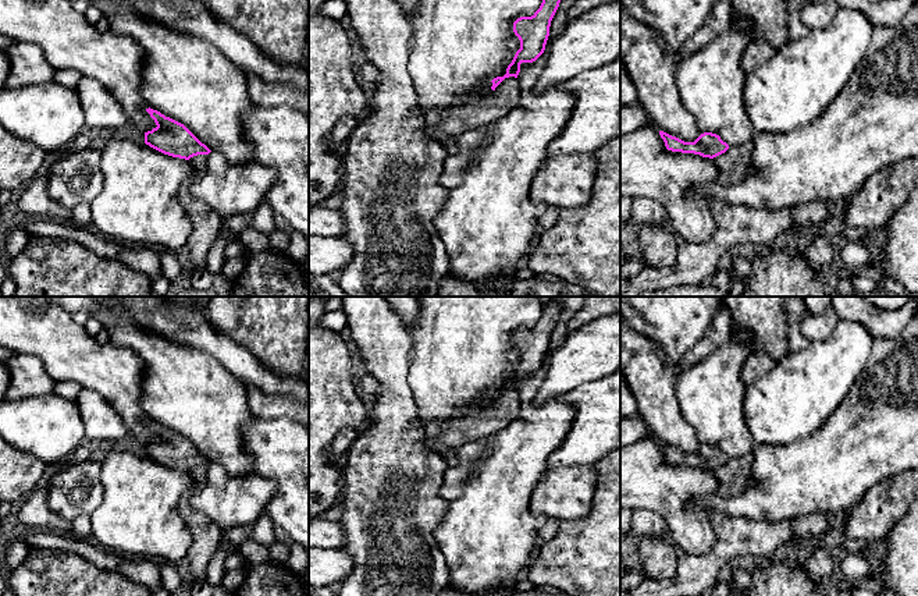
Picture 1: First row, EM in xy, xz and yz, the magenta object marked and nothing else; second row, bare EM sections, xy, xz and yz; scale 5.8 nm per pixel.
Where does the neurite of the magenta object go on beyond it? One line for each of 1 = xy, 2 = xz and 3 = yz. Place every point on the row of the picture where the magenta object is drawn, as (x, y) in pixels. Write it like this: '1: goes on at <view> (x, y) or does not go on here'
1: does not go on here
2: does not go on here
3: does not go on here

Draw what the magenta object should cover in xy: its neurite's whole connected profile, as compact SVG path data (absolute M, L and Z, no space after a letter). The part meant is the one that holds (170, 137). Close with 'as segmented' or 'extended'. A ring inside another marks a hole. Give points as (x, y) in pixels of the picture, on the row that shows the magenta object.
M146 109L156 123L156 128L145 132L145 143L150 148L172 156L189 160L198 155L209 155L211 150L202 143L184 124L166 117L157 110Z; as segmented

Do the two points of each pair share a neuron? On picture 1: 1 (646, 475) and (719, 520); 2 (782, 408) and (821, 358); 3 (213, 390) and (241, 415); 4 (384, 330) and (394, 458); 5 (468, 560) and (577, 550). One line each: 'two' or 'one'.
1: two
2: one
3: one
4: one
5: two

